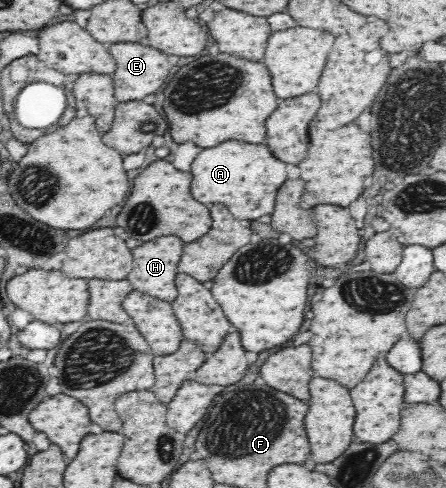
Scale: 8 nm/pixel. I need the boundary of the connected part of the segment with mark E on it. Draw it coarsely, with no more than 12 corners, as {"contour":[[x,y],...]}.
{"contour":[[144,41],[109,43],[119,103],[141,101],[172,75]]}

